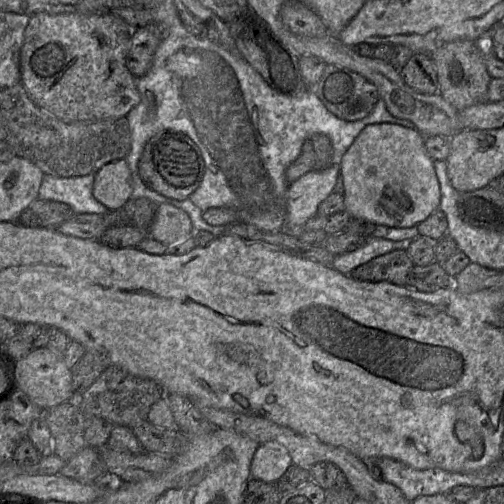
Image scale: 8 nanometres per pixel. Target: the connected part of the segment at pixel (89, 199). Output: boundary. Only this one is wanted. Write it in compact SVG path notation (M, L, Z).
M44 174L38 198L65 202L75 214L105 214L109 210L93 196L95 175L59 177Z

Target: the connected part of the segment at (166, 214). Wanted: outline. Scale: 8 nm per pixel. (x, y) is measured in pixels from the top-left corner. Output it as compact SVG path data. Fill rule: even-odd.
M172 204L157 206L149 227L149 236L164 245L176 245L191 237L193 224L189 215Z

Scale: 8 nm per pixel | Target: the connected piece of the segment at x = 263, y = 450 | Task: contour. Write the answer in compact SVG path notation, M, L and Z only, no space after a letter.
M266 442L257 448L251 462L251 478L276 483L292 465L288 450L278 442Z

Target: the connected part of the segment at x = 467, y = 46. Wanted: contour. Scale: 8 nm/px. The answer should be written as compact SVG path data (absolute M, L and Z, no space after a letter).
M459 40L449 42L429 55L437 73L438 94L449 104L457 110L462 110L486 102L486 94L492 78L487 71L485 58L477 48L475 41Z

